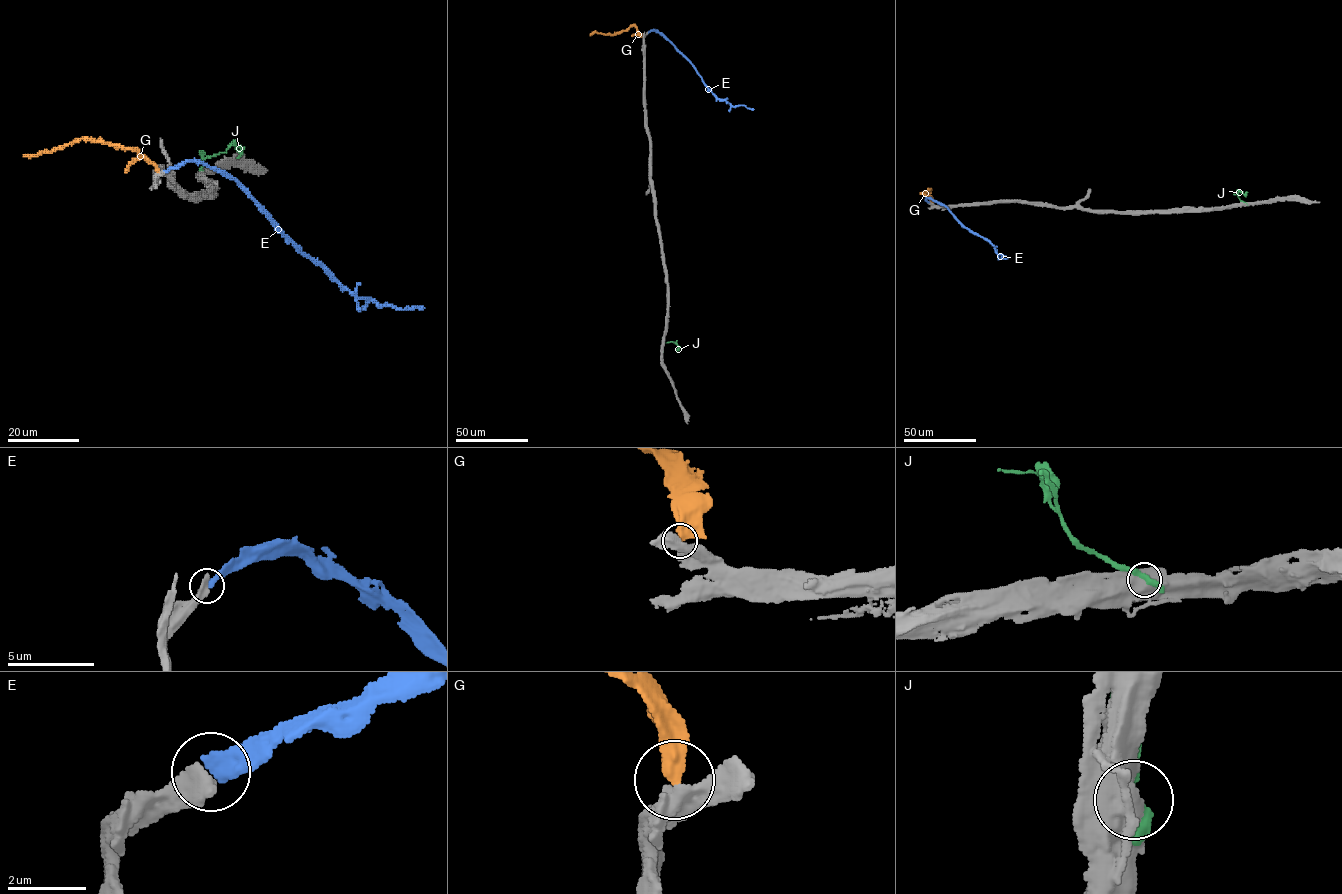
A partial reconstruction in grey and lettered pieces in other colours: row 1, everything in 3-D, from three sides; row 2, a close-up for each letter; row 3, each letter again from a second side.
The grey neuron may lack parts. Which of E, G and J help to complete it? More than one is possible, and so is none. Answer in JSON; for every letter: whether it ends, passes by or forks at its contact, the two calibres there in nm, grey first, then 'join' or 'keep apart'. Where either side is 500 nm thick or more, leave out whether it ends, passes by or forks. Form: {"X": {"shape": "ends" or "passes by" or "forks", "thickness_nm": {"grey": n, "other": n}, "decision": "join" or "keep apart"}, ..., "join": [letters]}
{"E": {"thickness_nm": {"grey": 550, "other": 420}, "decision": "join"}, "G": {"thickness_nm": {"grey": 440, "other": 550}, "decision": "join"}, "J": {"thickness_nm": {"grey": 950, "other": 320}, "decision": "keep apart"}, "join": ["E", "G"]}

